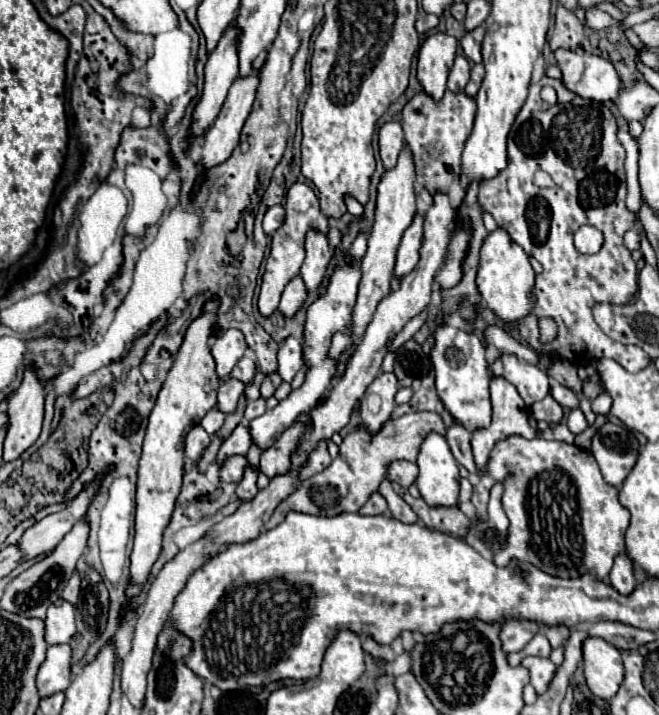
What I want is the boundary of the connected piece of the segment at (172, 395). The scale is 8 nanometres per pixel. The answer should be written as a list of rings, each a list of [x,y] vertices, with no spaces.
[[[212,299],[206,303],[204,313],[188,327],[184,343],[174,359],[174,365],[168,373],[168,379],[158,395],[158,401],[150,413],[142,457],[138,463],[138,491],[136,491],[136,533],[134,549],[130,555],[130,577],[126,587],[126,597],[138,597],[152,565],[156,563],[162,551],[162,535],[170,523],[176,497],[182,487],[184,473],[184,439],[188,431],[202,421],[202,417],[216,405],[216,391],[220,381],[216,377],[216,365],[208,349],[208,339],[216,321],[218,301]]]

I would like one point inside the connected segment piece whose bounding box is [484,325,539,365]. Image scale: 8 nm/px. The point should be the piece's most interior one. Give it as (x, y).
(496, 335)

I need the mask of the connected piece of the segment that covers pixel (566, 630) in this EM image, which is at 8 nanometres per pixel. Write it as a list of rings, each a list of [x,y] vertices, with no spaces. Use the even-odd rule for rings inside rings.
[[[544,627],[542,631],[550,639],[552,647],[560,647],[568,639],[568,635],[572,633],[572,627]]]

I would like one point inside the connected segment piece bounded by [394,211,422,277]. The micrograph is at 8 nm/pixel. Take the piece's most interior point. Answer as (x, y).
(409, 249)

